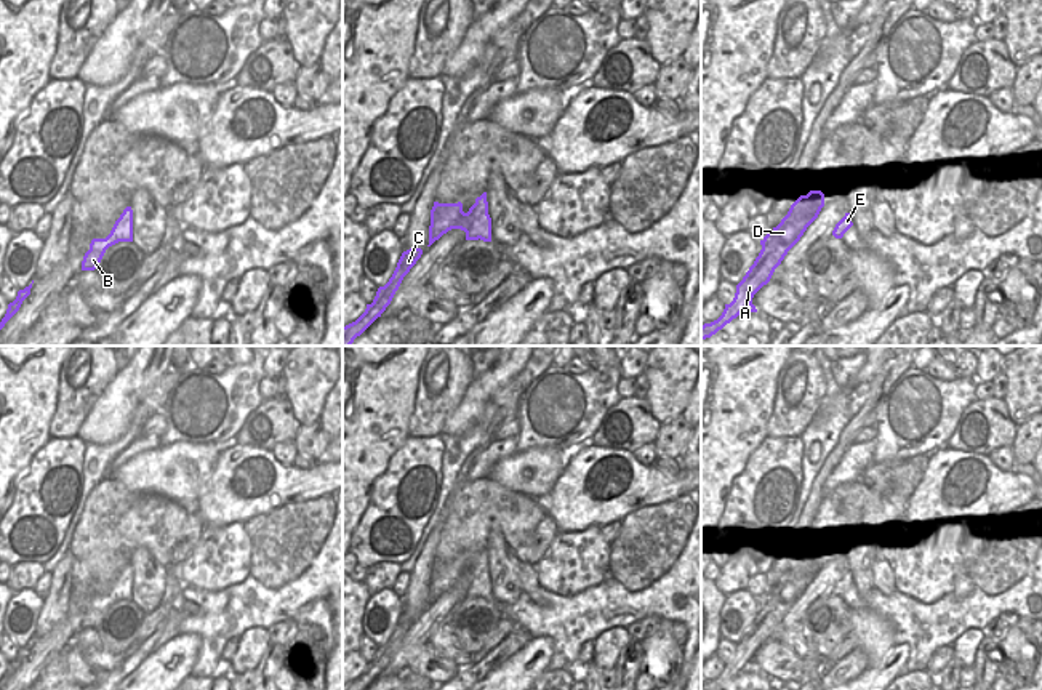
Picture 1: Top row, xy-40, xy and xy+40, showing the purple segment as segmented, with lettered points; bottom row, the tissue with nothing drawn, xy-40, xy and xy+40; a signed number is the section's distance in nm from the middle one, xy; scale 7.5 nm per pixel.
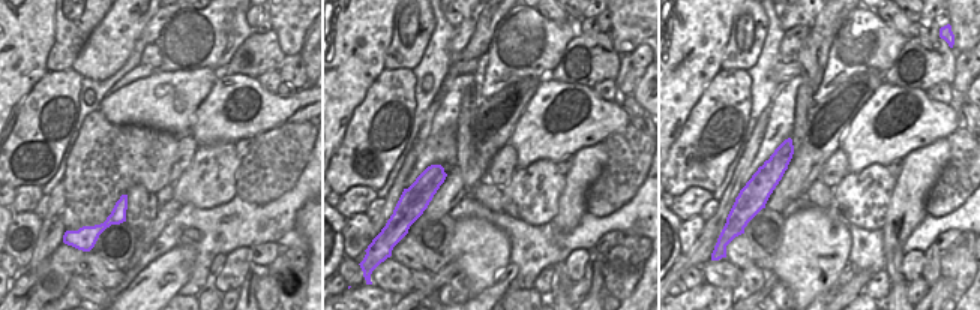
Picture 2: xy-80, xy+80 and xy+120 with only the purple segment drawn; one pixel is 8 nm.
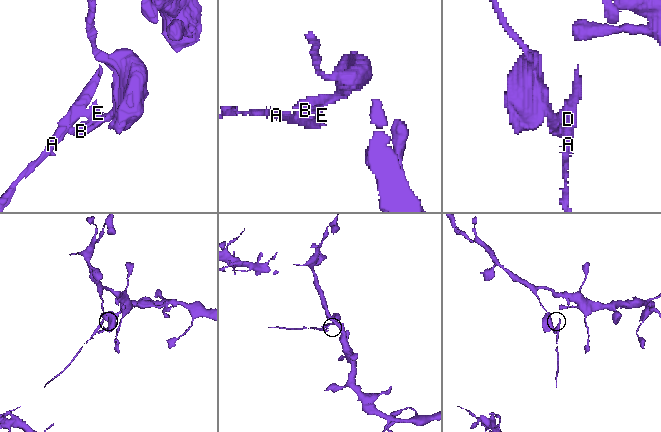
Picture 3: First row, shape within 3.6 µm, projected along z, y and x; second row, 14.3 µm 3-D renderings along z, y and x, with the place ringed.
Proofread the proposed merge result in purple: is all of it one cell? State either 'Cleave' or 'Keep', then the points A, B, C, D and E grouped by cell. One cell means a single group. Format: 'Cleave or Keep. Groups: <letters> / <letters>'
Cleave. Groups: A C D / B E

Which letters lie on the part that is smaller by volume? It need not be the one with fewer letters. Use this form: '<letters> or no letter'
A, C, D

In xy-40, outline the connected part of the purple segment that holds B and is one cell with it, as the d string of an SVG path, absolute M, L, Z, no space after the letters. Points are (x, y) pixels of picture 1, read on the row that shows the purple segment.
M126 207L106 239L93 239L82 261L82 271L94 271L106 250L118 242L133 242L133 210Z

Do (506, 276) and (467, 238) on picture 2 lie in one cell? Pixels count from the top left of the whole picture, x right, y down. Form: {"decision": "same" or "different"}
{"decision": "different"}

